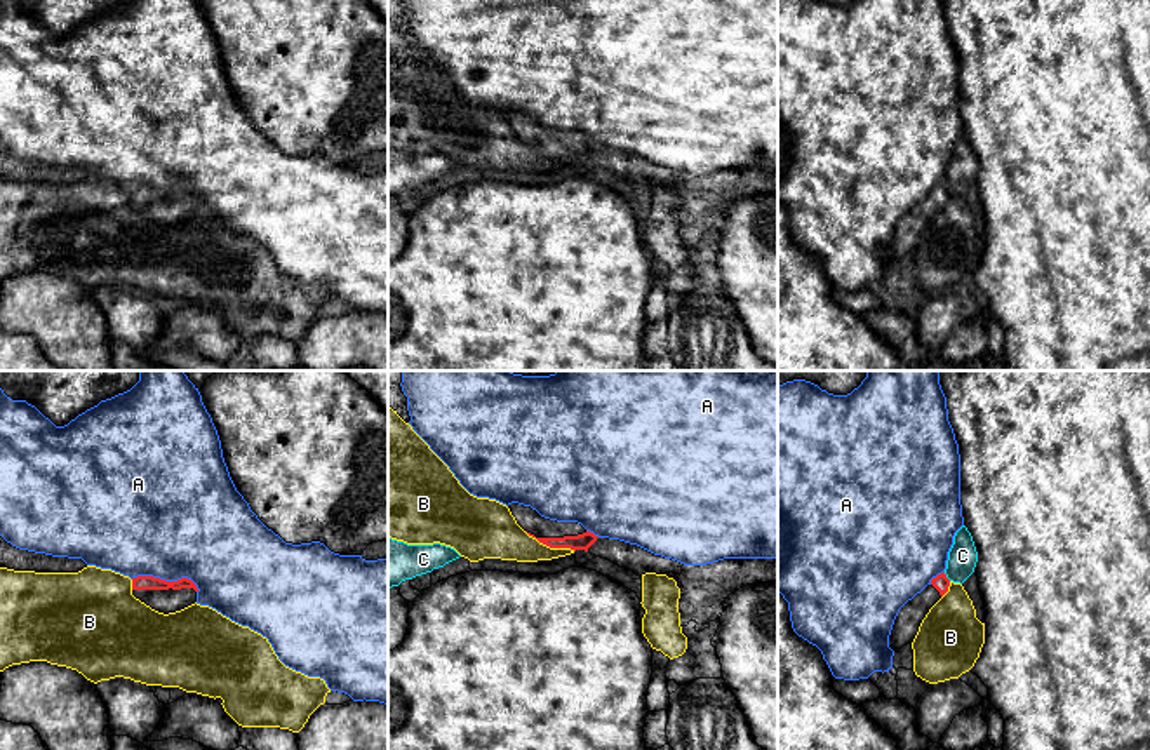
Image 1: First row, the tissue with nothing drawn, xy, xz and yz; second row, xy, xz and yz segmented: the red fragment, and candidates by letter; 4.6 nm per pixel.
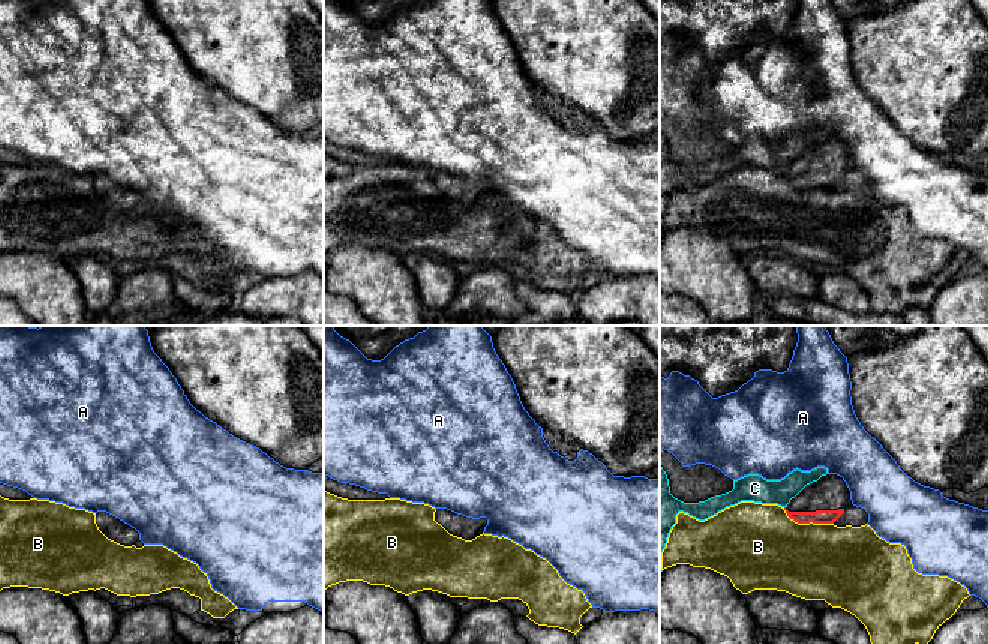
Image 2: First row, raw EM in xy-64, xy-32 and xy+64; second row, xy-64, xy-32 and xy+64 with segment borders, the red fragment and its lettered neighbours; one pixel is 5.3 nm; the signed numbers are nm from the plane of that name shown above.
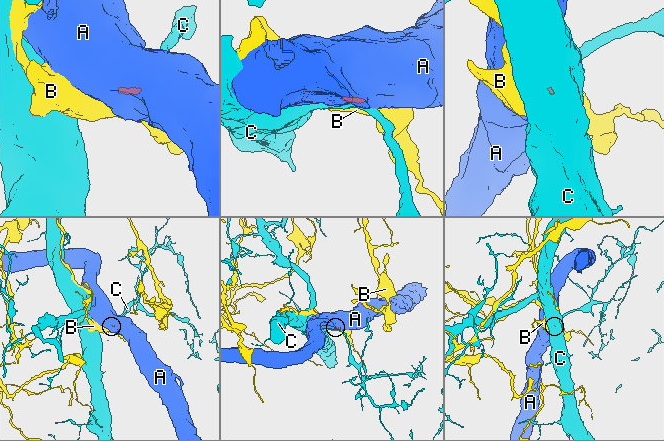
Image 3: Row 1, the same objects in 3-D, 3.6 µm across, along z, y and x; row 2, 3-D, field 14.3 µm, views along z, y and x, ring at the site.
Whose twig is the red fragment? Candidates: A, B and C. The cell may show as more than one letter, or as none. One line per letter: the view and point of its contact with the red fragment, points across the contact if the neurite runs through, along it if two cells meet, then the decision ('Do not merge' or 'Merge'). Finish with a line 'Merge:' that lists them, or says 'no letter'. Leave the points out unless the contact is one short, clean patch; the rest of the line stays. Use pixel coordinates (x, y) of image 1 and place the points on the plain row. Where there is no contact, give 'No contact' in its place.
A: Touches red at xy (164, 190). Boundary: xy (131, 188), (188, 188), (199, 200). Do not merge
B: Touches red at xz (550, 157). Boundary: xz (524, 141), (550, 157), (569, 157), (574, 160). Do not merge
C: Touches red at yz (945, 187). Boundary: yz (943, 183), (950, 190). Do not merge
Merge: no letter

